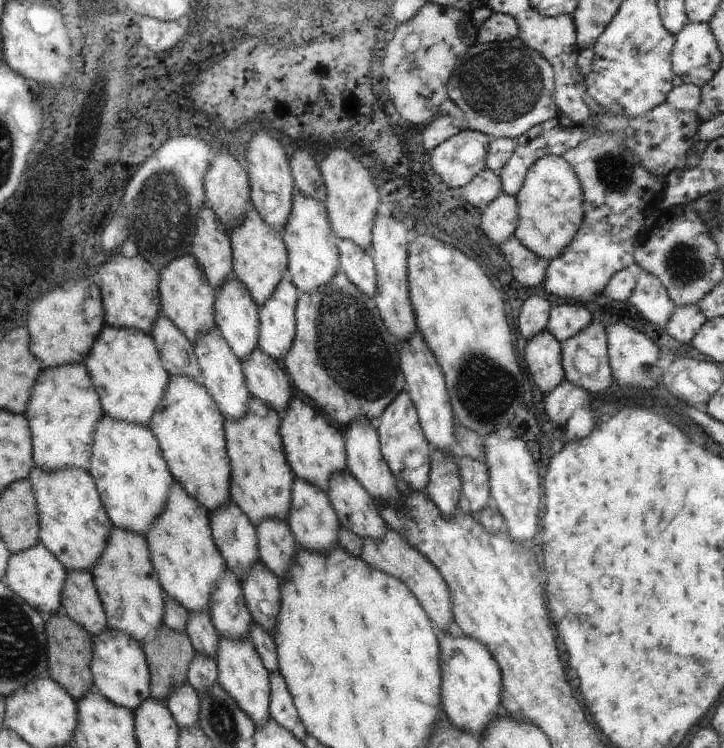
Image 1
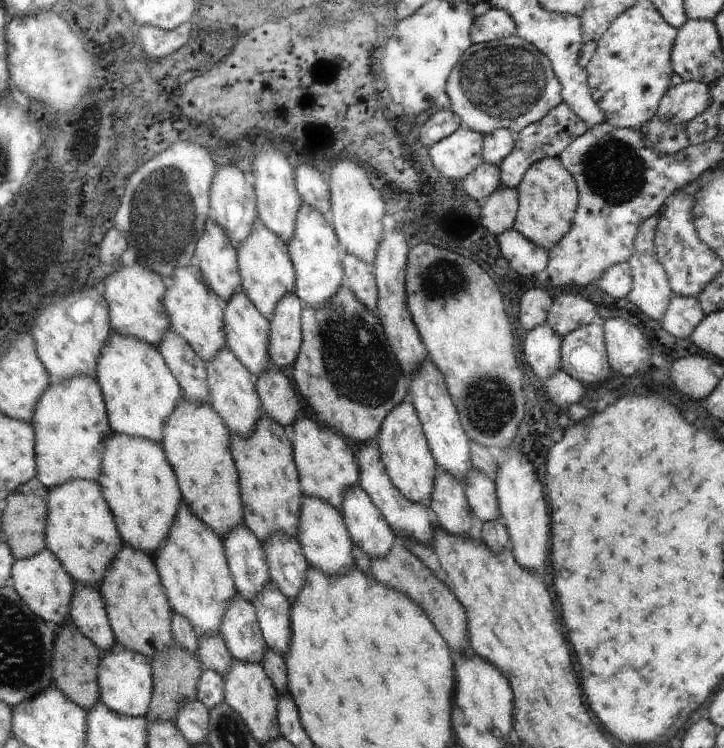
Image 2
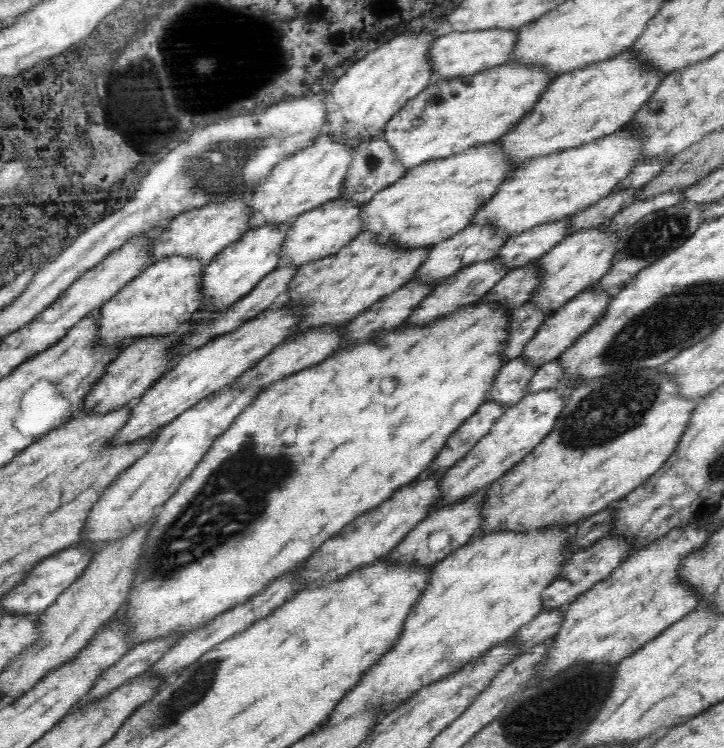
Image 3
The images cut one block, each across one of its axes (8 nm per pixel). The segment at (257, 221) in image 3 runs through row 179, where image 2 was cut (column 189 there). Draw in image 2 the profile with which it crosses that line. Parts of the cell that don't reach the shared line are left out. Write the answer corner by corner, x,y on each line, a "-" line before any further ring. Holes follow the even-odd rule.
195,261
176,268
174,274
163,281
166,283
164,308
171,322
170,329
178,332
205,362
212,360
216,352
227,346
222,322
225,301
208,286

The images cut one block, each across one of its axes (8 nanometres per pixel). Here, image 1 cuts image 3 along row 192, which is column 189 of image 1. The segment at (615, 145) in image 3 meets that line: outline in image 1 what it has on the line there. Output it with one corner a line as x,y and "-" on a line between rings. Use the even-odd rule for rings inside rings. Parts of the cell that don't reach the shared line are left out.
172,481
163,511
145,532
151,563
161,587
188,612
204,611
210,614
211,590
226,570
225,560
212,536
208,514
200,503
188,496
178,481

